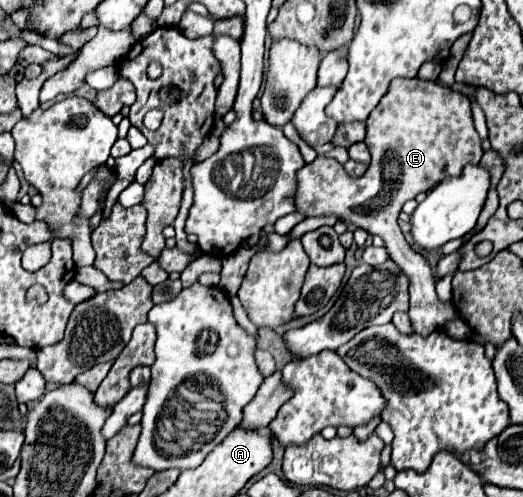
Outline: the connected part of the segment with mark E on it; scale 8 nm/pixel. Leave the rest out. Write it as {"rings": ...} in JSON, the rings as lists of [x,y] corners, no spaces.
{"rings":[[[394,79],[384,95],[384,99],[374,107],[370,117],[366,119],[366,145],[372,155],[372,165],[368,171],[358,177],[350,179],[344,167],[332,159],[318,155],[310,164],[305,164],[298,170],[298,195],[294,195],[296,211],[304,217],[322,217],[322,215],[338,215],[338,219],[366,229],[370,235],[380,235],[386,243],[386,249],[390,253],[390,259],[406,273],[410,281],[410,323],[414,333],[426,337],[432,331],[440,329],[446,321],[458,317],[458,311],[452,303],[442,303],[436,297],[434,285],[436,279],[432,275],[432,269],[424,255],[414,251],[408,241],[404,239],[404,233],[398,227],[398,215],[402,211],[402,205],[416,197],[422,191],[432,189],[440,181],[448,177],[462,175],[466,163],[480,163],[484,151],[480,145],[480,137],[474,129],[472,121],[472,107],[470,99],[458,91],[452,91],[450,87],[444,87],[436,81],[424,81],[424,79]]]}

